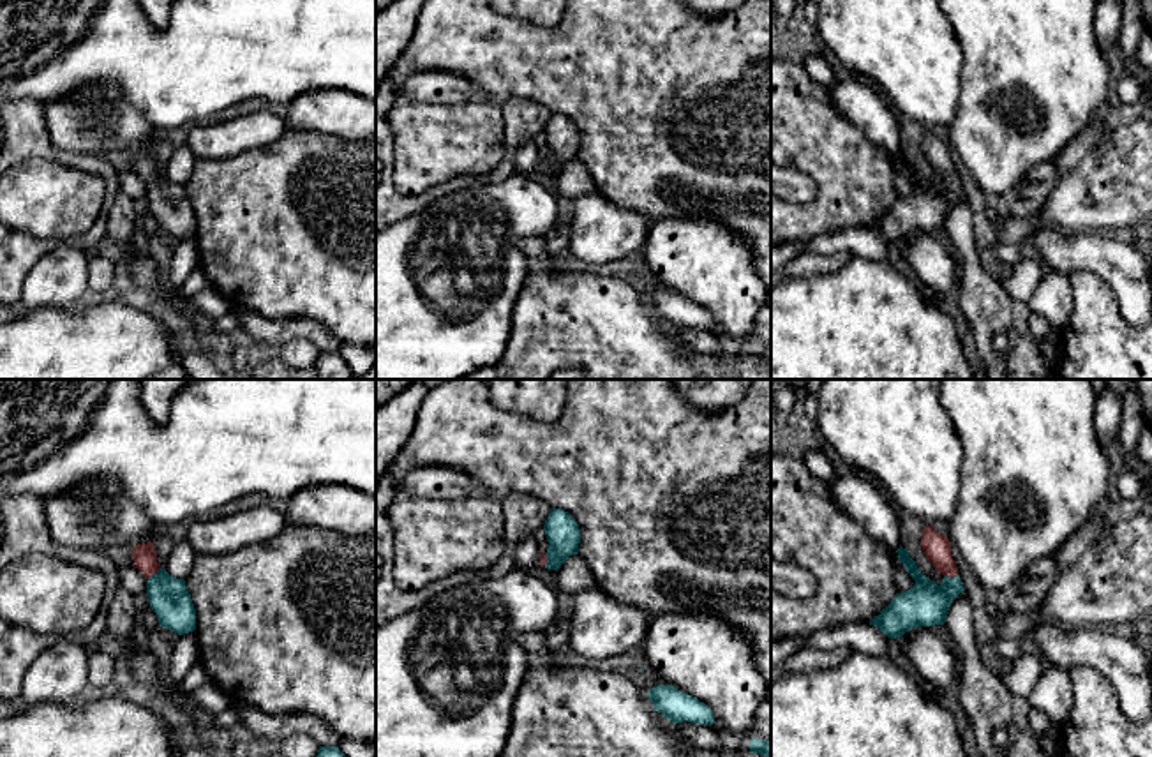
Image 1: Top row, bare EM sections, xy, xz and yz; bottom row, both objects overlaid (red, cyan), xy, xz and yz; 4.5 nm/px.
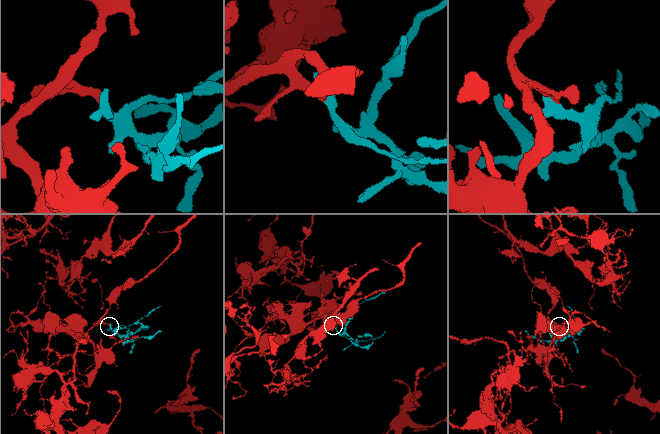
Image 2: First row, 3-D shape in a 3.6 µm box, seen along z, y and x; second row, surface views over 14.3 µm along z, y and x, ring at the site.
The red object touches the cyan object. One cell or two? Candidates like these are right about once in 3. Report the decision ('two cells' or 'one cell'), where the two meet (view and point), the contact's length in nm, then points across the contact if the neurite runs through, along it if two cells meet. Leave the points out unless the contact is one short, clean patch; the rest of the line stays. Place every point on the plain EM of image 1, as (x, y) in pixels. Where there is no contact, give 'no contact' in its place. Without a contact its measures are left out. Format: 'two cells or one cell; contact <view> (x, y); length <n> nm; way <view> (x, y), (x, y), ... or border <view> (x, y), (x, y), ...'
one cell; contact xy (152, 179); length 80 nm; way xy (145, 164), (152, 179), (168, 202)

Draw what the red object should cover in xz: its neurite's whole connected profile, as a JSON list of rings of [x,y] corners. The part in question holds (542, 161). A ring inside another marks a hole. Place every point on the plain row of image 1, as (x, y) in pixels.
[[[552,113],[543,129],[549,154],[540,159],[540,171],[559,175],[573,159],[579,159],[580,134],[575,124],[561,115]]]

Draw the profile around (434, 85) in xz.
[[[427,69],[406,81],[404,94],[418,102],[485,101],[487,95],[460,74],[445,69]]]

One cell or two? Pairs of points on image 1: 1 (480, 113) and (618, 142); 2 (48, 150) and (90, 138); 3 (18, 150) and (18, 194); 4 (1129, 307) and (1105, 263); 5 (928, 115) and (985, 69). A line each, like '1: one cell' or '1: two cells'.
1: one cell
2: two cells
3: two cells
4: one cell
5: two cells

